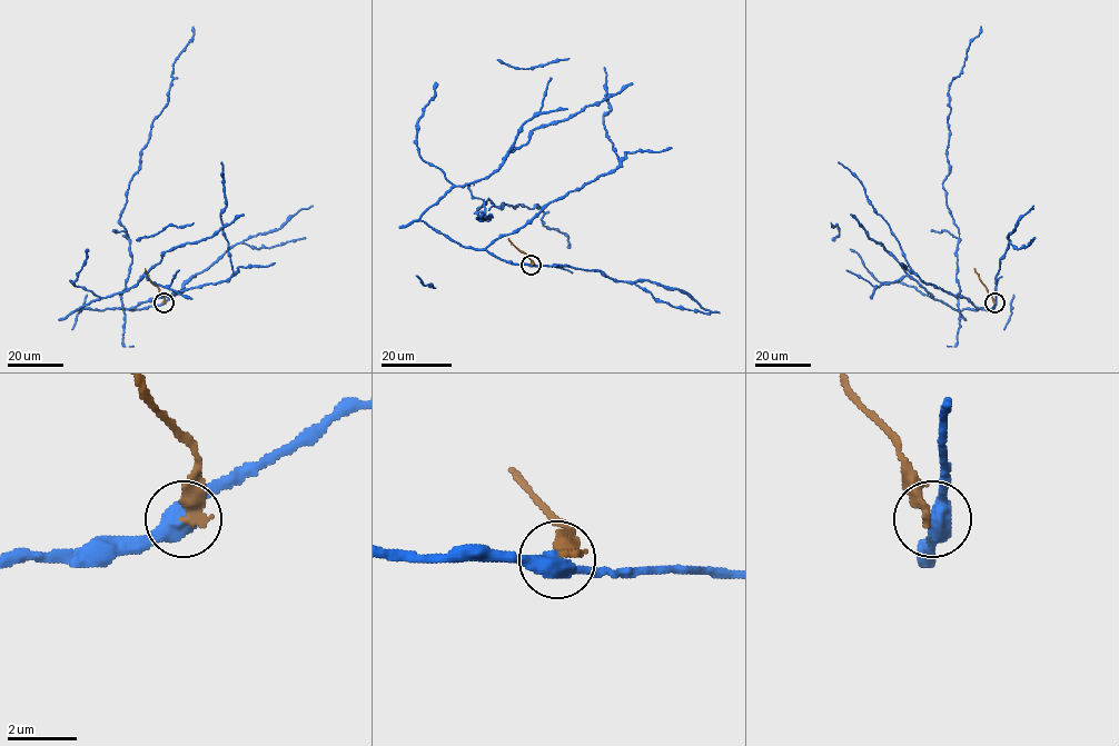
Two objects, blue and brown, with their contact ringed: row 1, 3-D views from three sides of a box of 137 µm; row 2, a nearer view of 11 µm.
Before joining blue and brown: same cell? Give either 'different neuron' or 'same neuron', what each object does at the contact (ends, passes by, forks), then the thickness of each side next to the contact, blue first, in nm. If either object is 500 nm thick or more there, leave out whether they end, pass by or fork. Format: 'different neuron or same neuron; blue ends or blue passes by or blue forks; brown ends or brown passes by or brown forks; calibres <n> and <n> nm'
different neuron; calibres 550 and 400 nm

